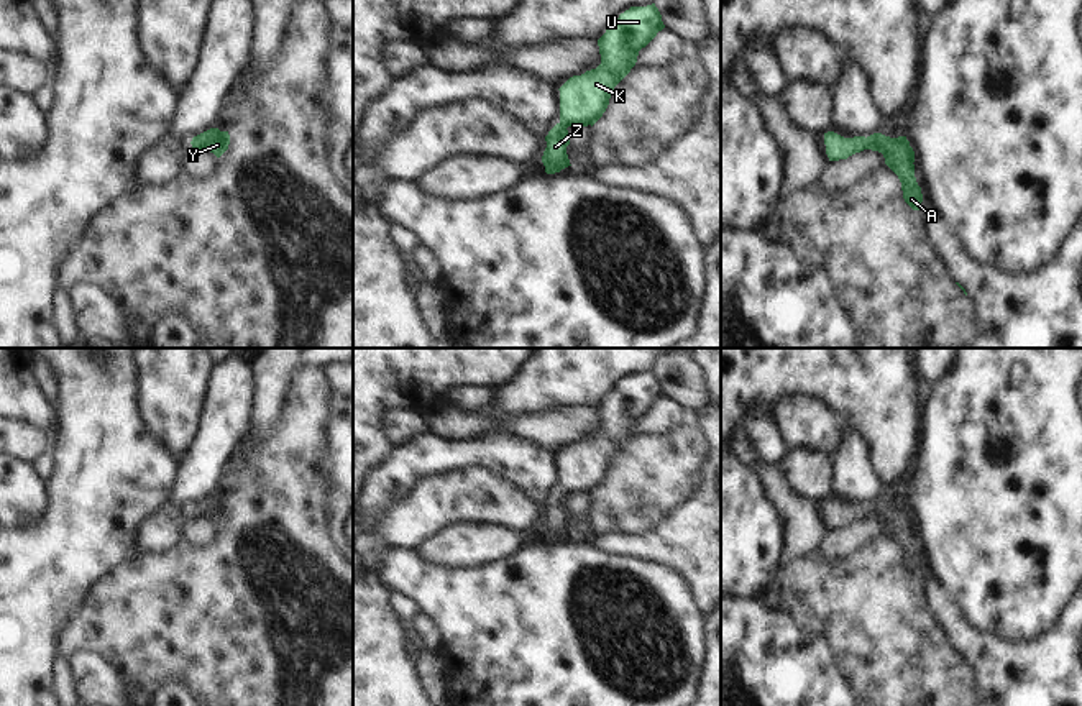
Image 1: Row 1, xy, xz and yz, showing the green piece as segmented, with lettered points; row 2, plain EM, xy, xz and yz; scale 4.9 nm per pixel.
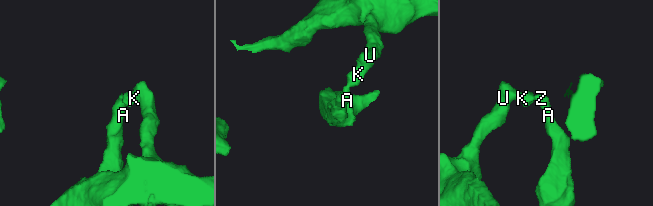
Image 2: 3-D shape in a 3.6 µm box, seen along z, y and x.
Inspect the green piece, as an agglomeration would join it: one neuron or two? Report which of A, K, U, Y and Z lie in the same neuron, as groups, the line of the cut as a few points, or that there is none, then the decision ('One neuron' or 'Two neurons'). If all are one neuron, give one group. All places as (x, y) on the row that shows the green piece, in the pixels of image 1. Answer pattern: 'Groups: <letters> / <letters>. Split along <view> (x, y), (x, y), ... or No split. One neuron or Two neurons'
Groups: A K U Y Z. No split. One neuron

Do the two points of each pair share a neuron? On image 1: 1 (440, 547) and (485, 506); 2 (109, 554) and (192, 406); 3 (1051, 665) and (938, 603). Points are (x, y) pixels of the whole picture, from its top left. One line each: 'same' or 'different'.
1: different
2: different
3: same

